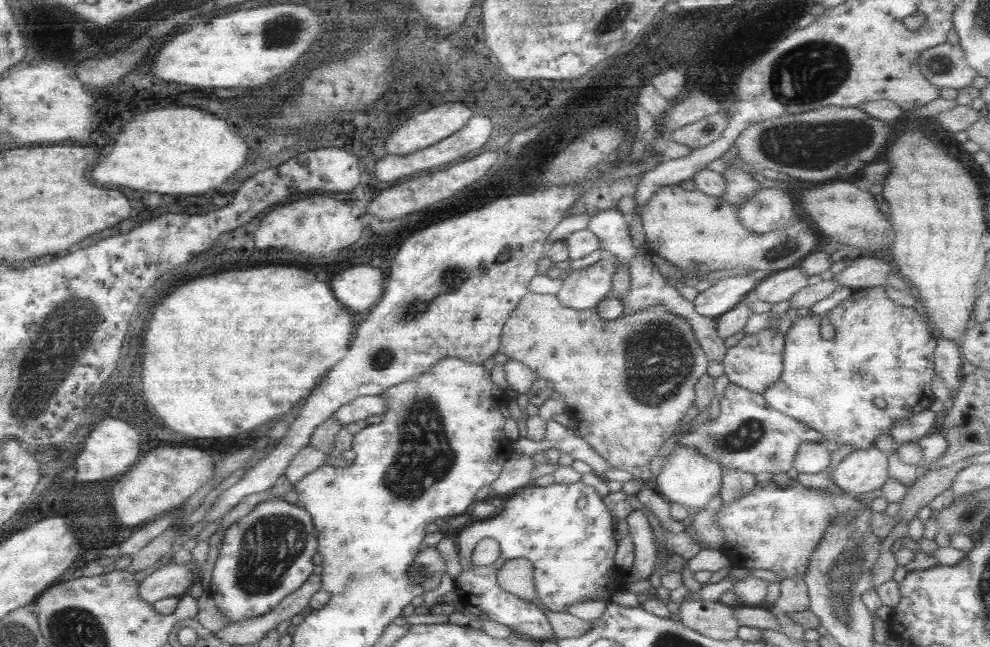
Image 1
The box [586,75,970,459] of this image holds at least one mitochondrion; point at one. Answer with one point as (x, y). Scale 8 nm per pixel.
(659, 360)

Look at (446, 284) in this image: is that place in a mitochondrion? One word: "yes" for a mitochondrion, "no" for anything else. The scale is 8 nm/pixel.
yes

